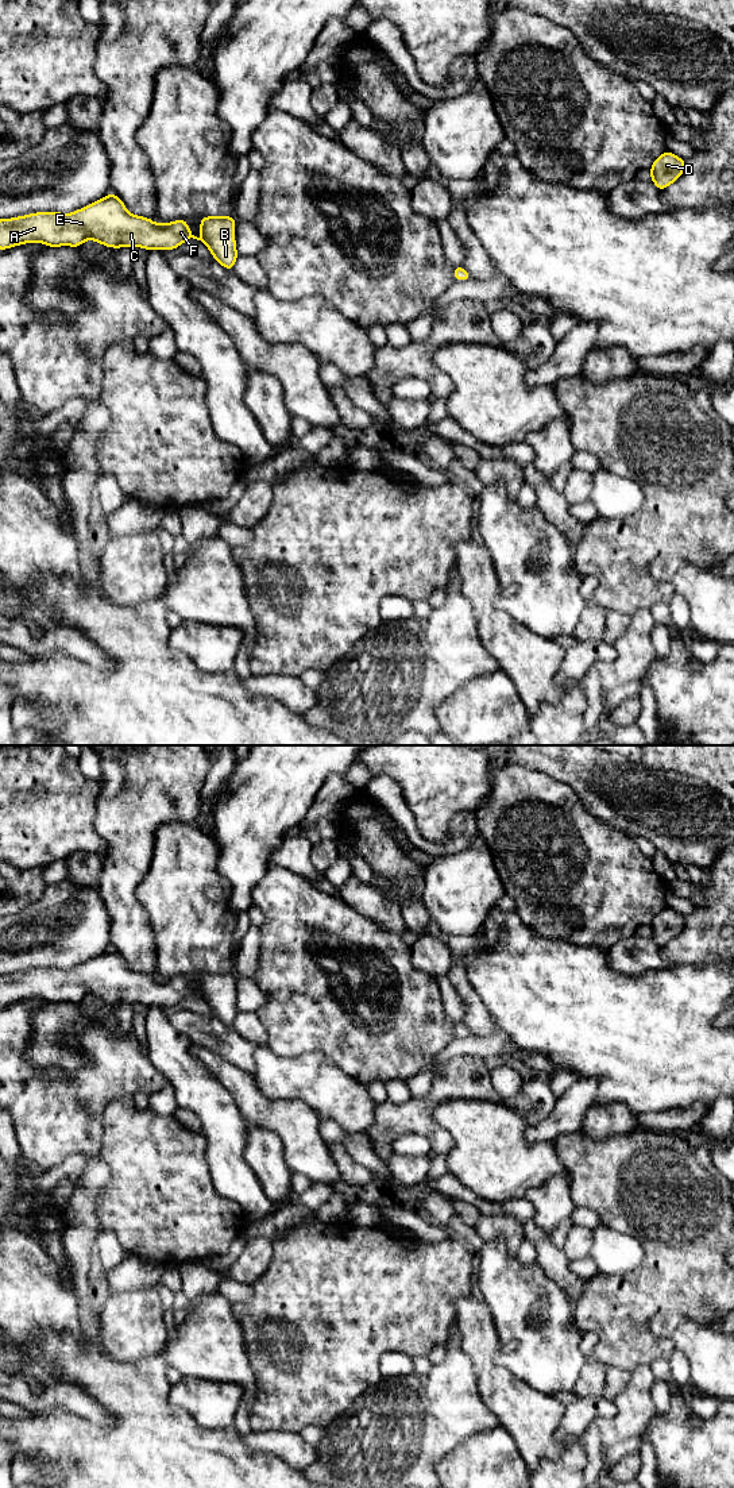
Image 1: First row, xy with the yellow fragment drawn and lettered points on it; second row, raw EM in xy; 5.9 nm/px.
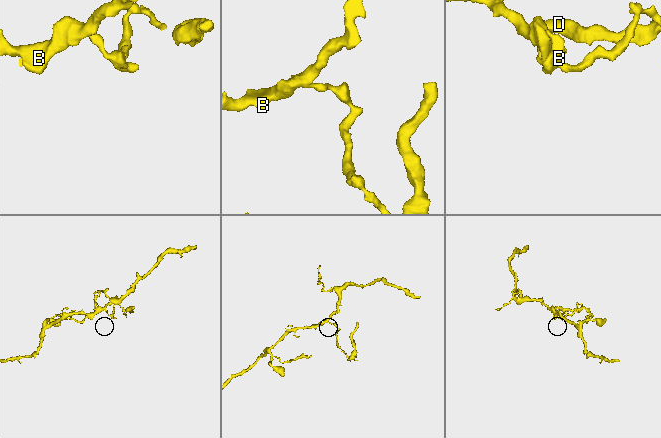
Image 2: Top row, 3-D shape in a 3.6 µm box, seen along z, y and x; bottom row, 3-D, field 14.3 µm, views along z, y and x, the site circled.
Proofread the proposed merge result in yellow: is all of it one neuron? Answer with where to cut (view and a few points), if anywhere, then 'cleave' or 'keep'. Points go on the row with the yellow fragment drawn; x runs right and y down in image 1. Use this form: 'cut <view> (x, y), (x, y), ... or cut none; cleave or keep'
cut none; keep

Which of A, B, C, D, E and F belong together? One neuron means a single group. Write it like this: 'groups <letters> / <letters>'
groups A B C D E F

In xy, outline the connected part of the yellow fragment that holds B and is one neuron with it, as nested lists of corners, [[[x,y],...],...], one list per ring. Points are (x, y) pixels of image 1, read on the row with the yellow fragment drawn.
[[[108,193],[70,213],[34,212],[0,219],[0,250],[27,243],[77,248],[86,240],[94,240],[111,248],[170,251],[193,238],[206,246],[217,263],[233,270],[239,258],[235,225],[233,216],[205,216],[200,220],[201,236],[197,238],[186,219],[158,224],[150,217],[132,215],[119,196]]]

